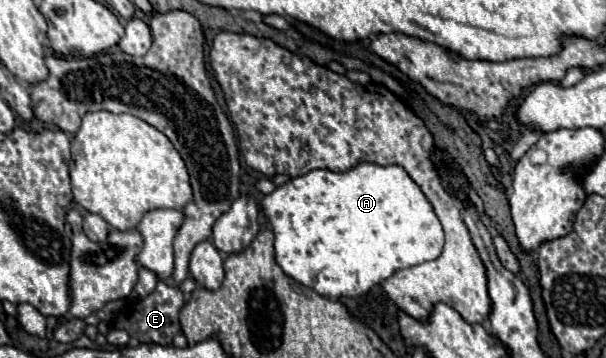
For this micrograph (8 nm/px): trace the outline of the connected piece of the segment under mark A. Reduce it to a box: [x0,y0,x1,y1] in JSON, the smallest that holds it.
[260,163,444,297]

